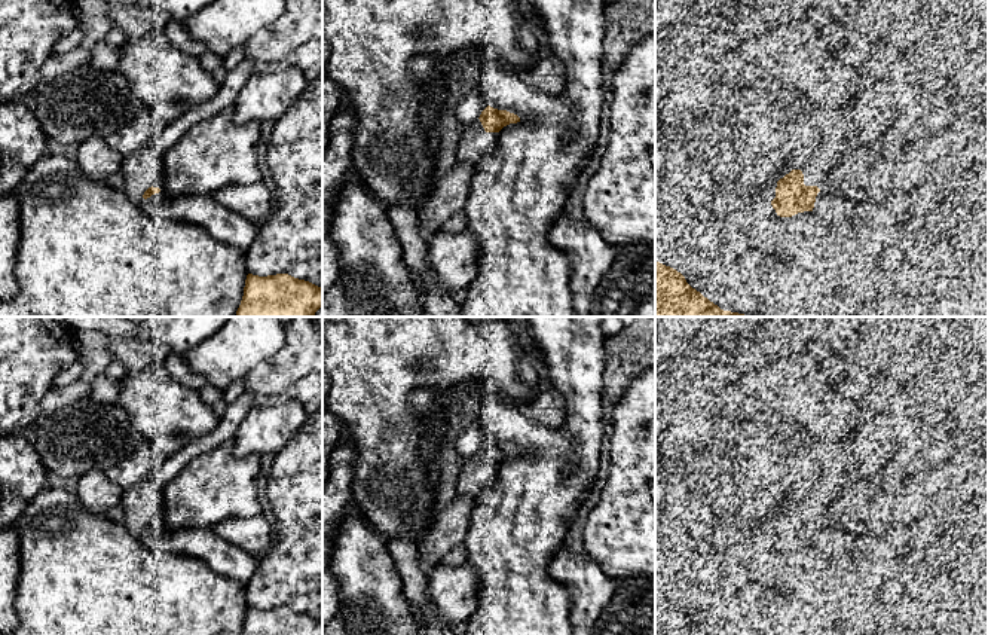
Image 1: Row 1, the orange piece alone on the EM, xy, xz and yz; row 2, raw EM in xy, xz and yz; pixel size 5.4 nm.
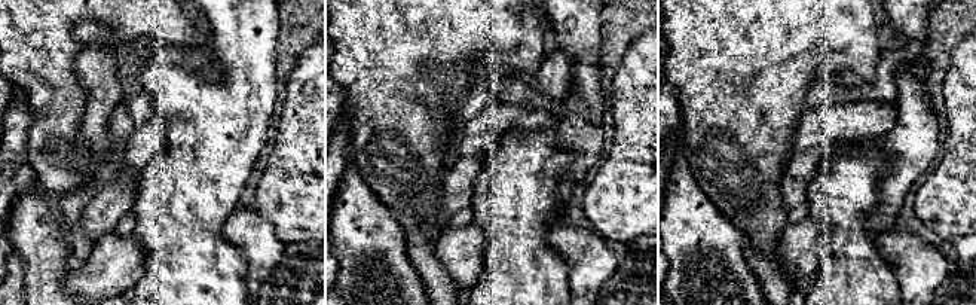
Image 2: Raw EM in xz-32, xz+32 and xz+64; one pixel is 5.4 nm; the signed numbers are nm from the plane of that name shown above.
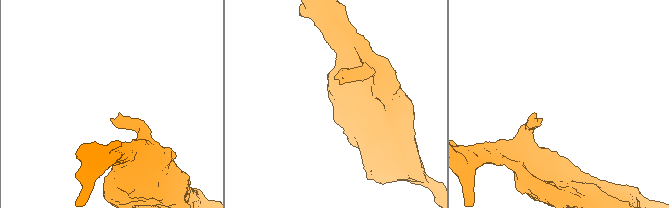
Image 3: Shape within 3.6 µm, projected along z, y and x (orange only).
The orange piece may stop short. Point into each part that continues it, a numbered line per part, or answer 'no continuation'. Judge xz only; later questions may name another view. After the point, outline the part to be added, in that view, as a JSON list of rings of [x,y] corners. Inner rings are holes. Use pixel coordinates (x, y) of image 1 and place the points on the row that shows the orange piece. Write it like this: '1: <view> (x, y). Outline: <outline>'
1: xz (474, 144). Outline: [[[480,119],[465,125],[455,152],[458,162],[478,165],[496,150],[499,132],[486,132]]]

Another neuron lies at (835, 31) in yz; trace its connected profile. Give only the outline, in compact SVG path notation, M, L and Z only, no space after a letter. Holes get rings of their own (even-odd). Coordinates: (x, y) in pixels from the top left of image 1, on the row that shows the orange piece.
M813 10L808 22L832 45L844 43L854 36L854 31L833 18L829 10Z

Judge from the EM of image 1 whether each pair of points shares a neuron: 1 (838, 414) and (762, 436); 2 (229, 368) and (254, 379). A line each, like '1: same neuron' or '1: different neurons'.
1: different neurons
2: different neurons

